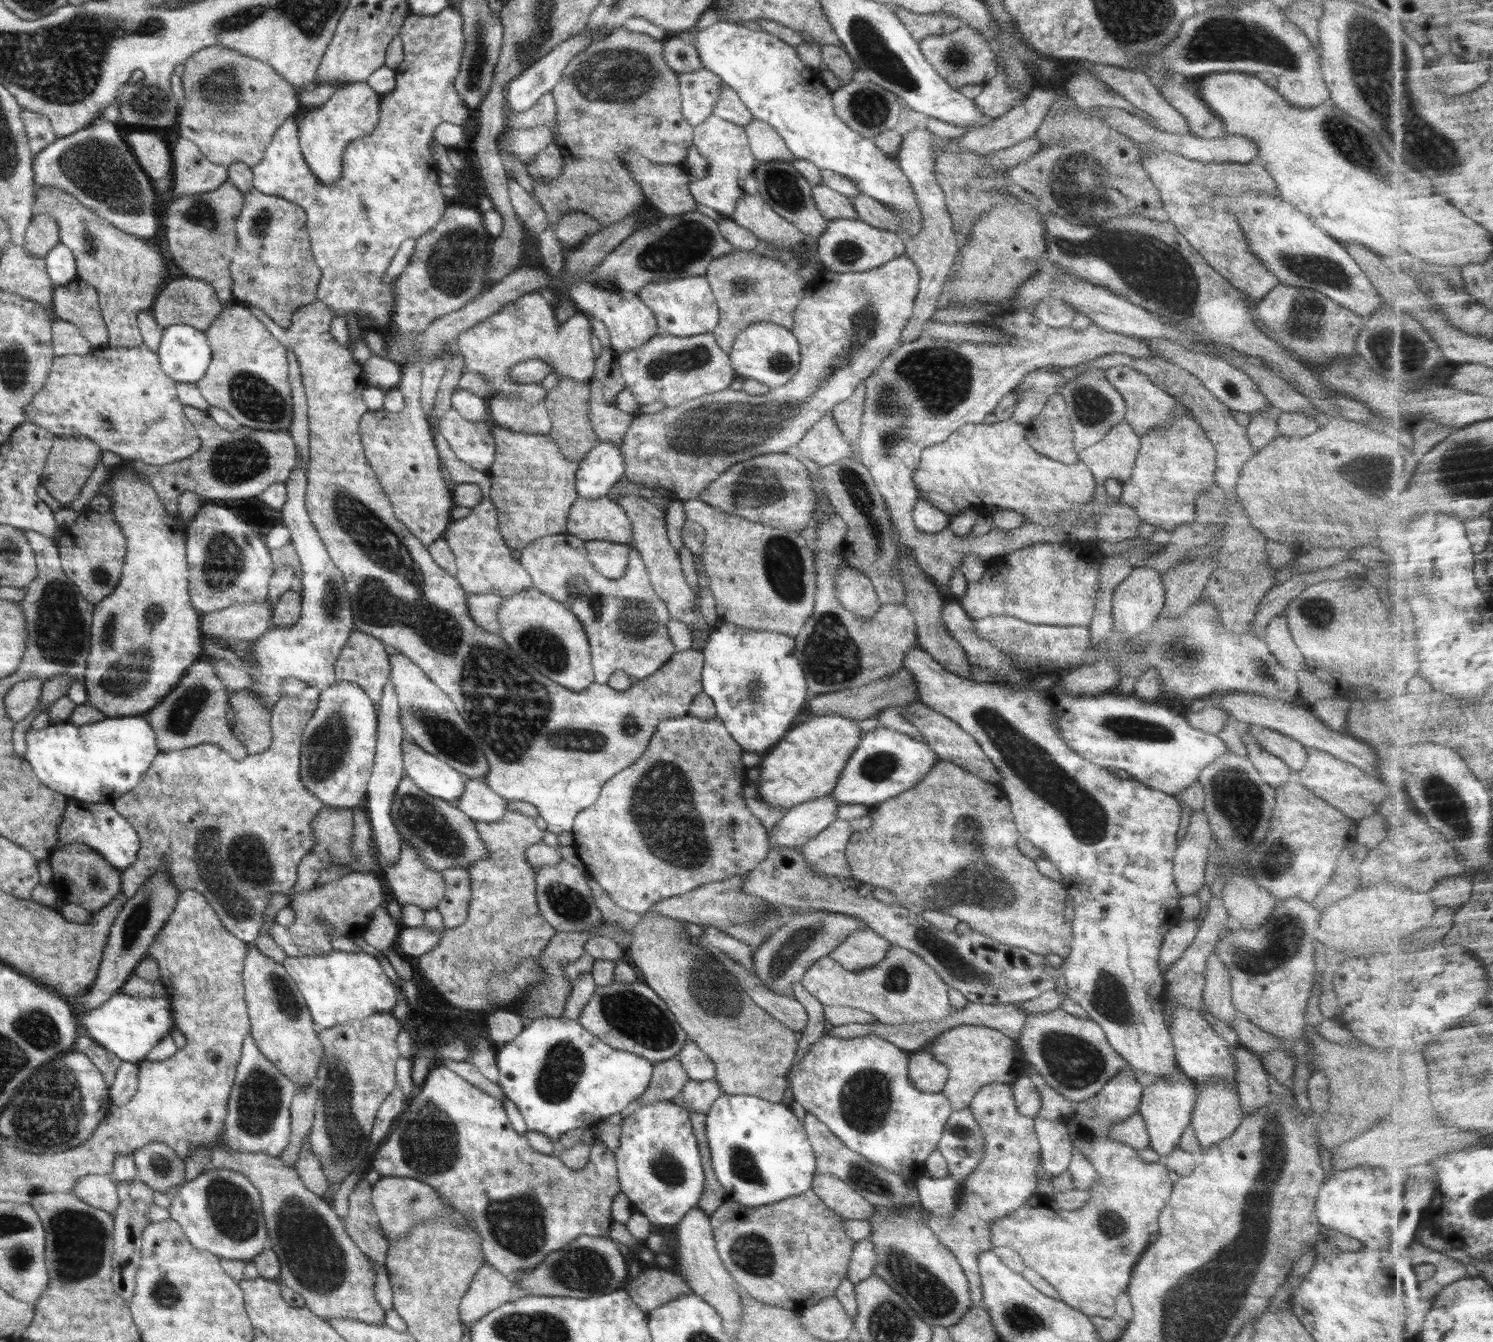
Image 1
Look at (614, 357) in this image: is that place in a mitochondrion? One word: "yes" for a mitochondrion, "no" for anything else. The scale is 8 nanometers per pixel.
no

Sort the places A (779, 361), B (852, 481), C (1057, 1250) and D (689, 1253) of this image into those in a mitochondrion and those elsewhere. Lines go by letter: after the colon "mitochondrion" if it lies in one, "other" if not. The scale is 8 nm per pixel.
A: mitochondrion
B: mitochondrion
C: other
D: other

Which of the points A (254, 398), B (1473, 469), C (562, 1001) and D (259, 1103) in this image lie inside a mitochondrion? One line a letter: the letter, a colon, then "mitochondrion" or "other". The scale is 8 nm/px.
A: mitochondrion
B: mitochondrion
C: other
D: mitochondrion

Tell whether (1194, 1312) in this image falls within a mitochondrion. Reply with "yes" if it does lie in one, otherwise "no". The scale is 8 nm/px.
yes

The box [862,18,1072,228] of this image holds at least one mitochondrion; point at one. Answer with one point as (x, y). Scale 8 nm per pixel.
(957, 57)

